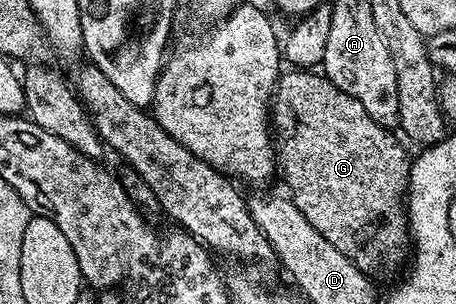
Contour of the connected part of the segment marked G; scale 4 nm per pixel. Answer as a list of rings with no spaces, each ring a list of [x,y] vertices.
[[[291,70],[288,74],[287,71],[280,73],[275,93],[271,95],[269,117],[277,155],[277,166],[281,174],[287,177],[288,191],[286,190],[286,193],[289,195],[291,203],[305,216],[305,220],[309,220],[309,224],[313,224],[313,228],[317,228],[317,232],[321,232],[321,236],[325,236],[325,240],[329,240],[329,244],[333,244],[333,248],[337,248],[337,252],[345,252],[345,256],[349,256],[349,260],[353,260],[353,264],[357,264],[357,268],[361,268],[368,276],[375,276],[378,270],[395,270],[403,261],[406,263],[409,251],[413,246],[405,205],[407,181],[411,178],[412,159],[409,154],[407,158],[407,150],[394,138],[395,134],[390,129],[377,124],[377,121],[369,116],[369,113],[353,96],[346,95],[340,88],[335,87],[322,73],[310,74],[307,70]]]

